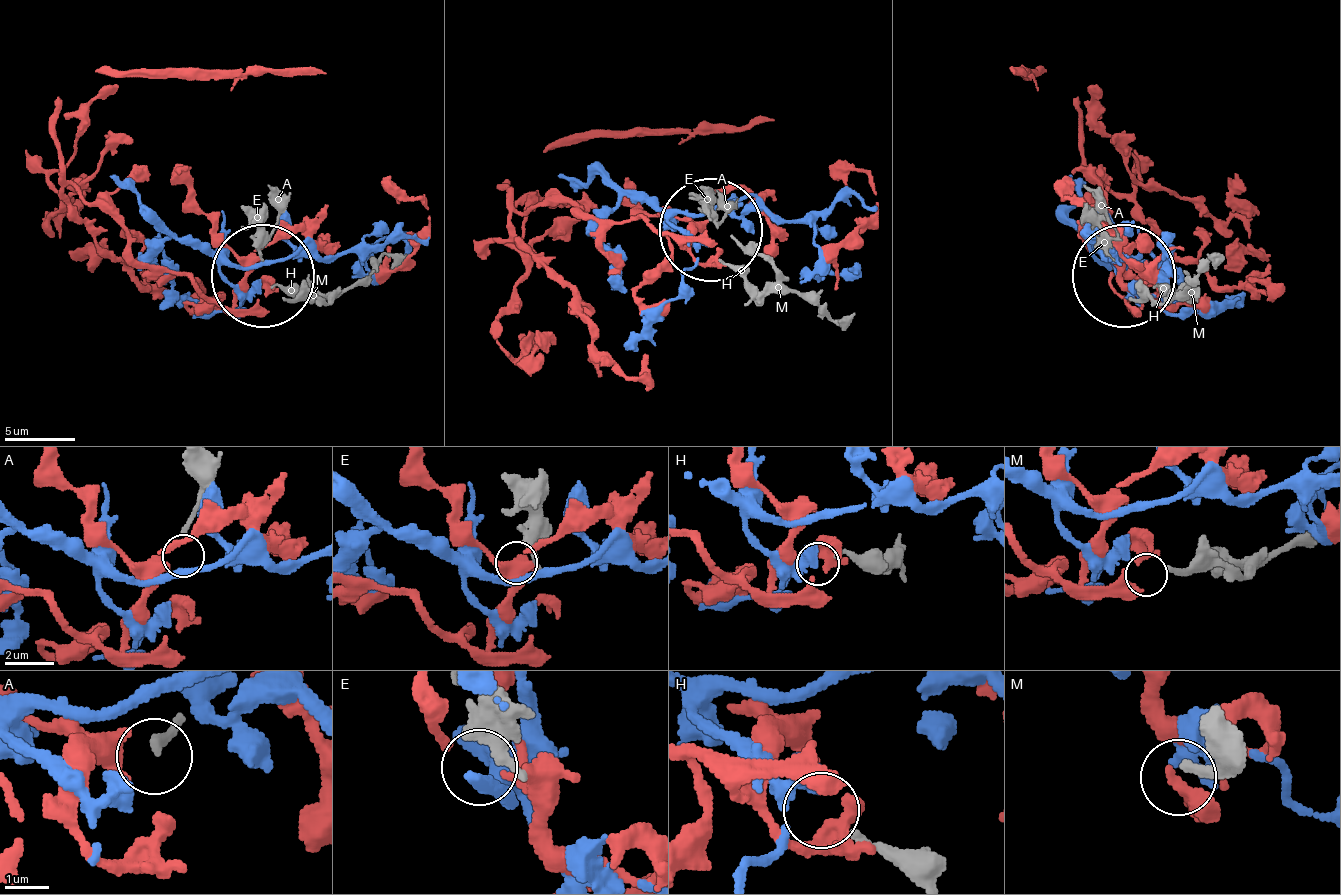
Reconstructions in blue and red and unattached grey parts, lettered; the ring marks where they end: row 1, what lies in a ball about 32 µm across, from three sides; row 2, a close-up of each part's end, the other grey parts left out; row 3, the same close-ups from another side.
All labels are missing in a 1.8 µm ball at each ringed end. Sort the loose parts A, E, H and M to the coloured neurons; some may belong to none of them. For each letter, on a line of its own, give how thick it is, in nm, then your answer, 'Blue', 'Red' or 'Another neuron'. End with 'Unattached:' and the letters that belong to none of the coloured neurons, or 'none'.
A: Thickness 200 nm. Another neuron
E: Thickness 480 nm. Another neuron
H: Thickness 170 nm. Blue
M: Thickness 180 nm. Red
Unattached: A, E

